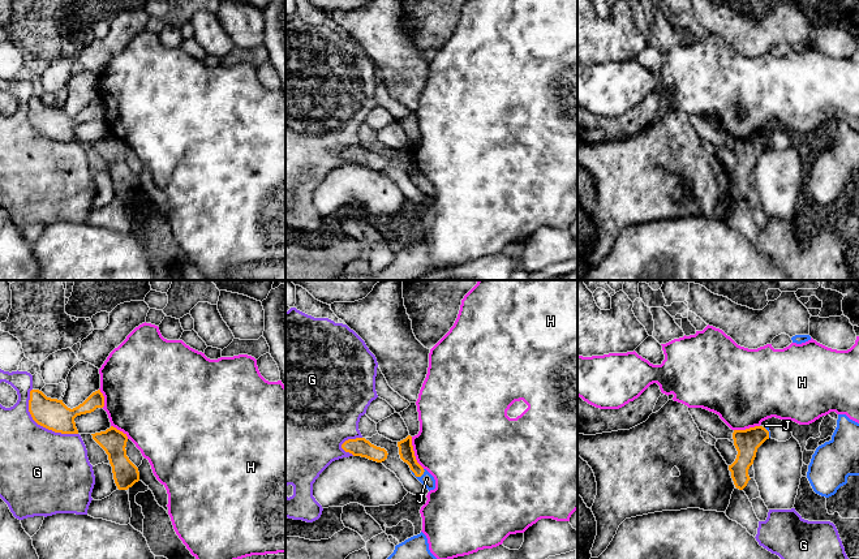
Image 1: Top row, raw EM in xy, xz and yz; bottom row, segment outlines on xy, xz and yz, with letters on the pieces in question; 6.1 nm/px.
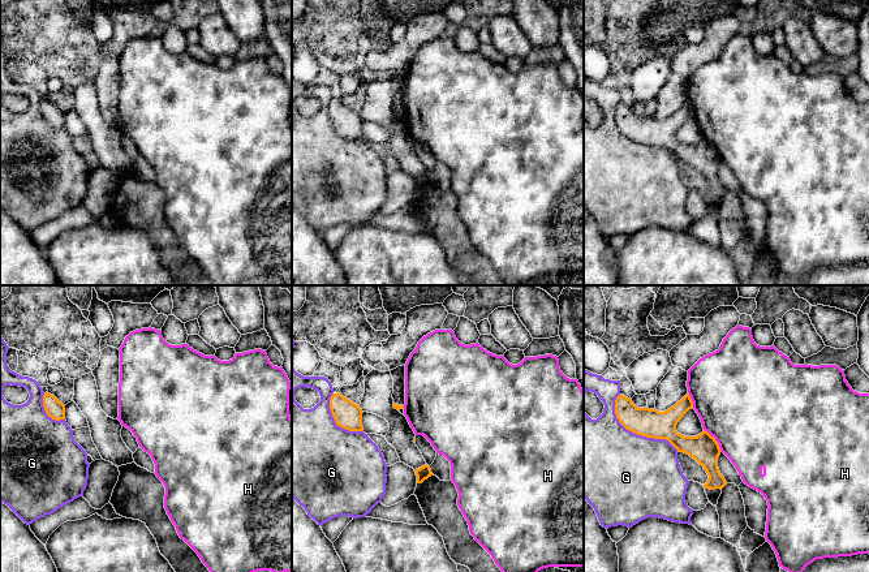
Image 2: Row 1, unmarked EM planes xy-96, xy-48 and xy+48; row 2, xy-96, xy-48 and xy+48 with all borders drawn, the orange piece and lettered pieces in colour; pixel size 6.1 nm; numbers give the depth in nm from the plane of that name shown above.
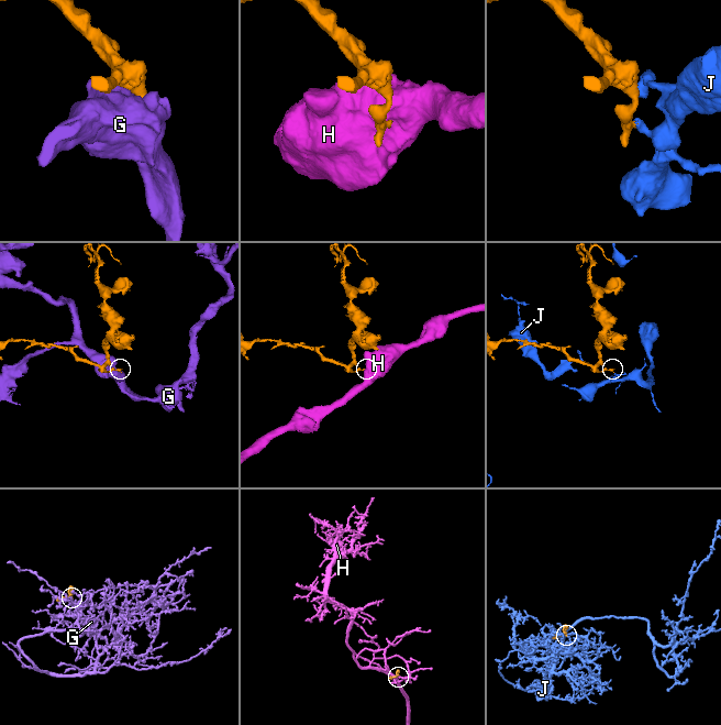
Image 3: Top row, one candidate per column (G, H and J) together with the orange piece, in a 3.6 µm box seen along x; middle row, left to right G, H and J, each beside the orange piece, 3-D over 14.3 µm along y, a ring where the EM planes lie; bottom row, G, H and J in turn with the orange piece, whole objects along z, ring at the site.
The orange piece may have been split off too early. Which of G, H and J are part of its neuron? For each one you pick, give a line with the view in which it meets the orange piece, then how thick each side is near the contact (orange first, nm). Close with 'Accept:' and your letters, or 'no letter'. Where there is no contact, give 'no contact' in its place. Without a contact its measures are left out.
Accept: no letter

